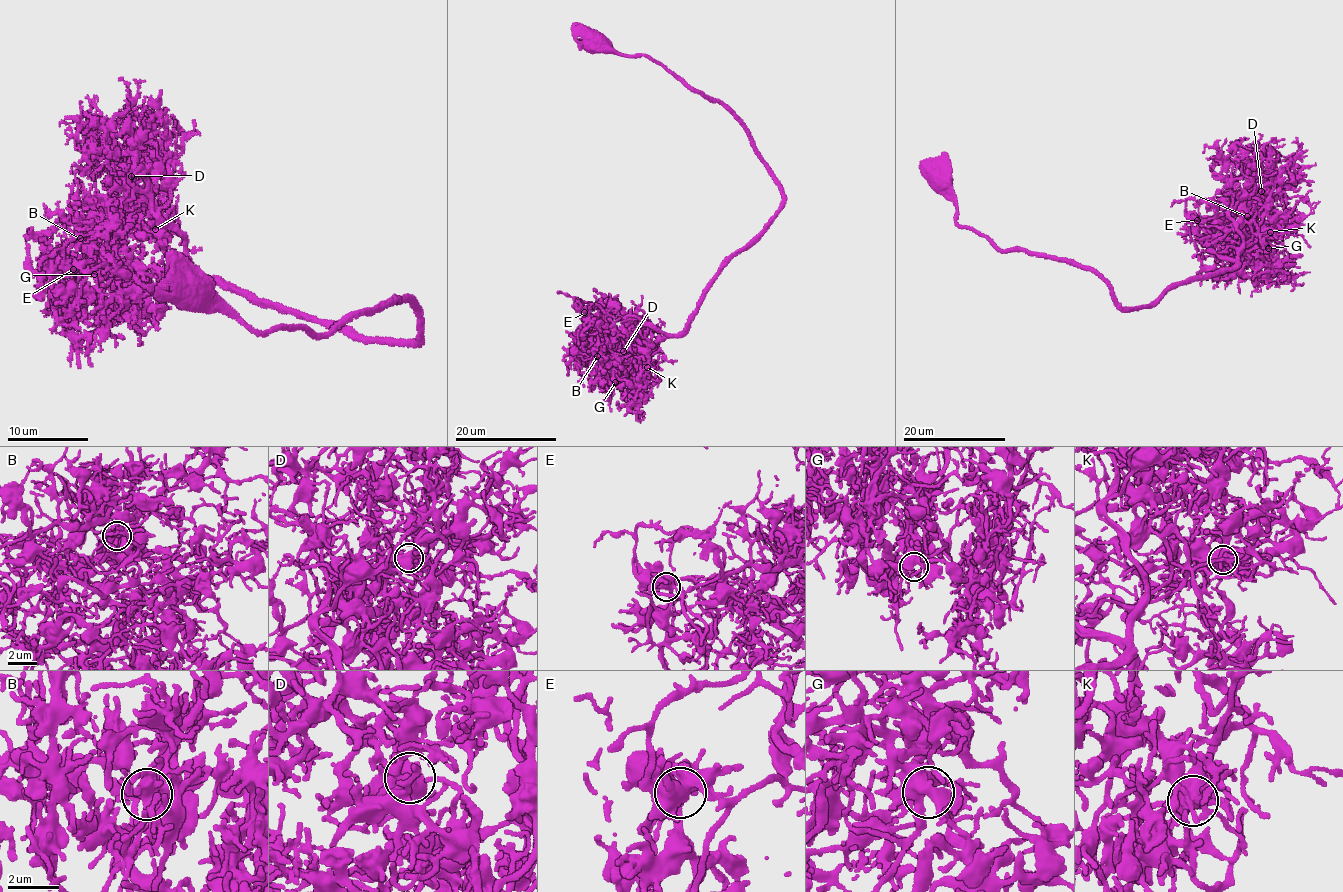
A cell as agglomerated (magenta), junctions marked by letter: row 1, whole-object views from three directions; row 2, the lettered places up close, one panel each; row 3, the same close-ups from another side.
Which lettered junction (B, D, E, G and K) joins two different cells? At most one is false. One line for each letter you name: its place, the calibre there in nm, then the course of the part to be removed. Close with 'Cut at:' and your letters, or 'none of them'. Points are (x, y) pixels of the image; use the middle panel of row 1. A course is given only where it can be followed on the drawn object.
Cut at: none of them

